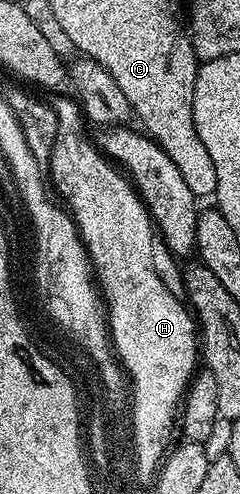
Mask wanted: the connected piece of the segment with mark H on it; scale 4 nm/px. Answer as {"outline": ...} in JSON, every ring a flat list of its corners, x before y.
{"outline":[[66,98,53,99,52,105,58,127,56,144,52,148,49,181,53,189,55,186,66,197,65,205,77,226,93,277,105,301,108,334,113,349,120,361,128,364,138,378,138,458,142,458,142,478,150,478,150,466,154,466,154,458,159,459,168,454,170,433,173,430,175,433,180,403,199,365,200,334,196,329,195,316,188,309,187,303,172,296,172,292,164,288,164,280,156,276,156,268,152,265,152,240,156,236,156,227,142,205,137,190,111,165,101,149,96,148,92,138,86,135,88,123,81,105,77,101,69,102]]}

